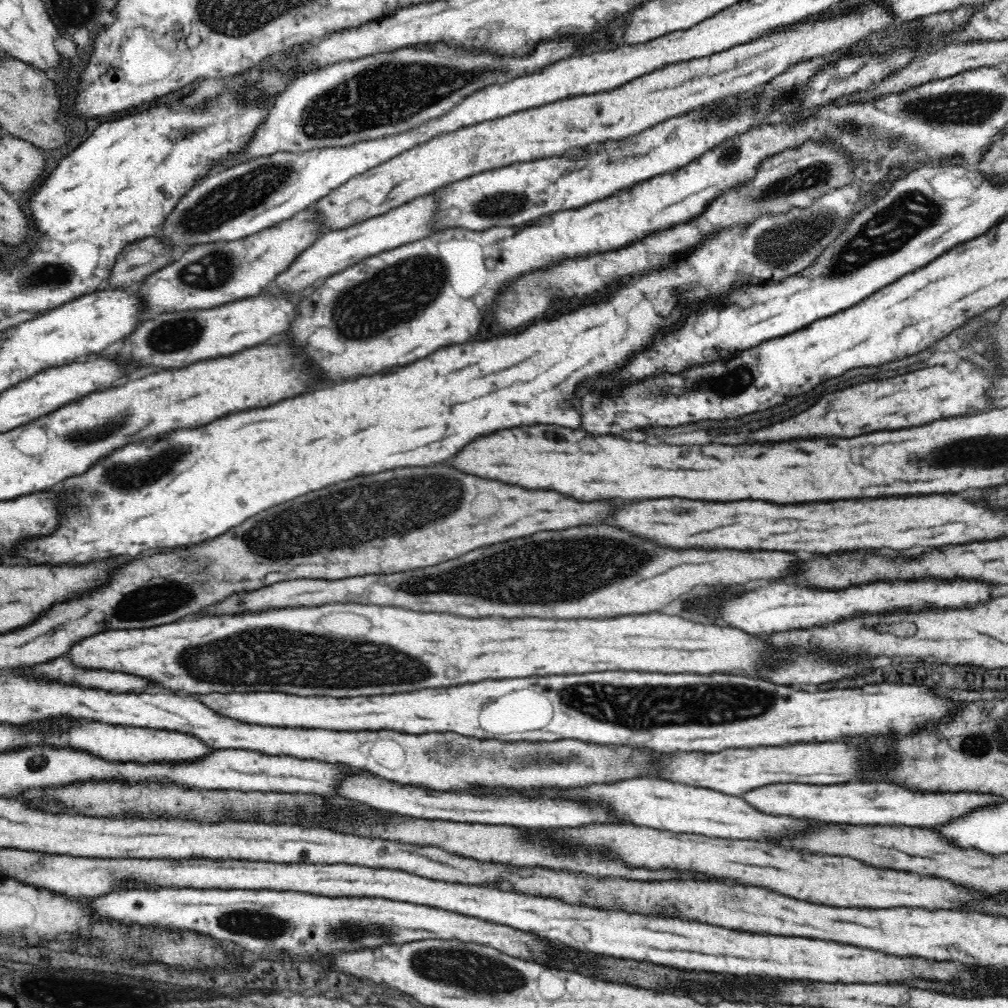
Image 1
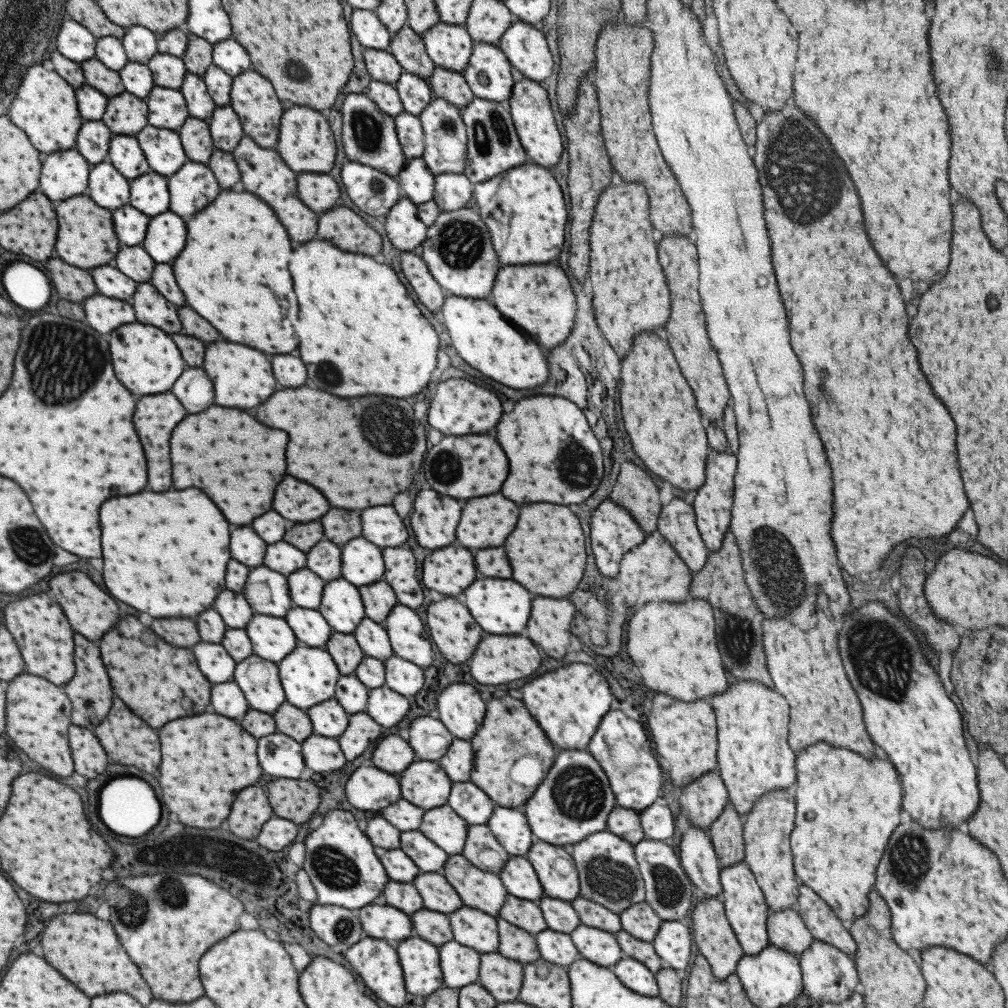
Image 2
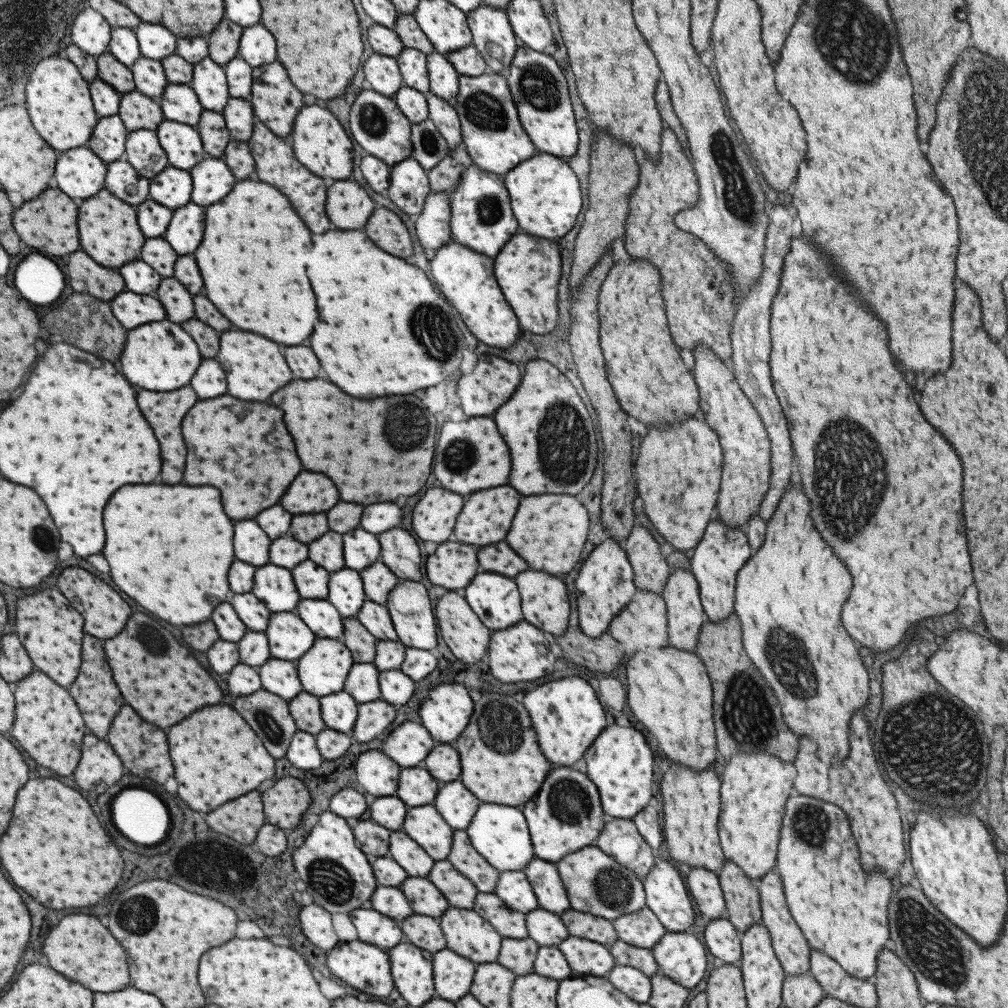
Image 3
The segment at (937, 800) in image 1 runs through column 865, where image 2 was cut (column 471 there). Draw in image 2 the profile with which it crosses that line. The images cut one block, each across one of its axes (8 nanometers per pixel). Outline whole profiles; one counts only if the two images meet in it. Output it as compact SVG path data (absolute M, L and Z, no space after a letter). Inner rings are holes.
M471 782L452 783L446 802L468 825L485 825L494 802Z

